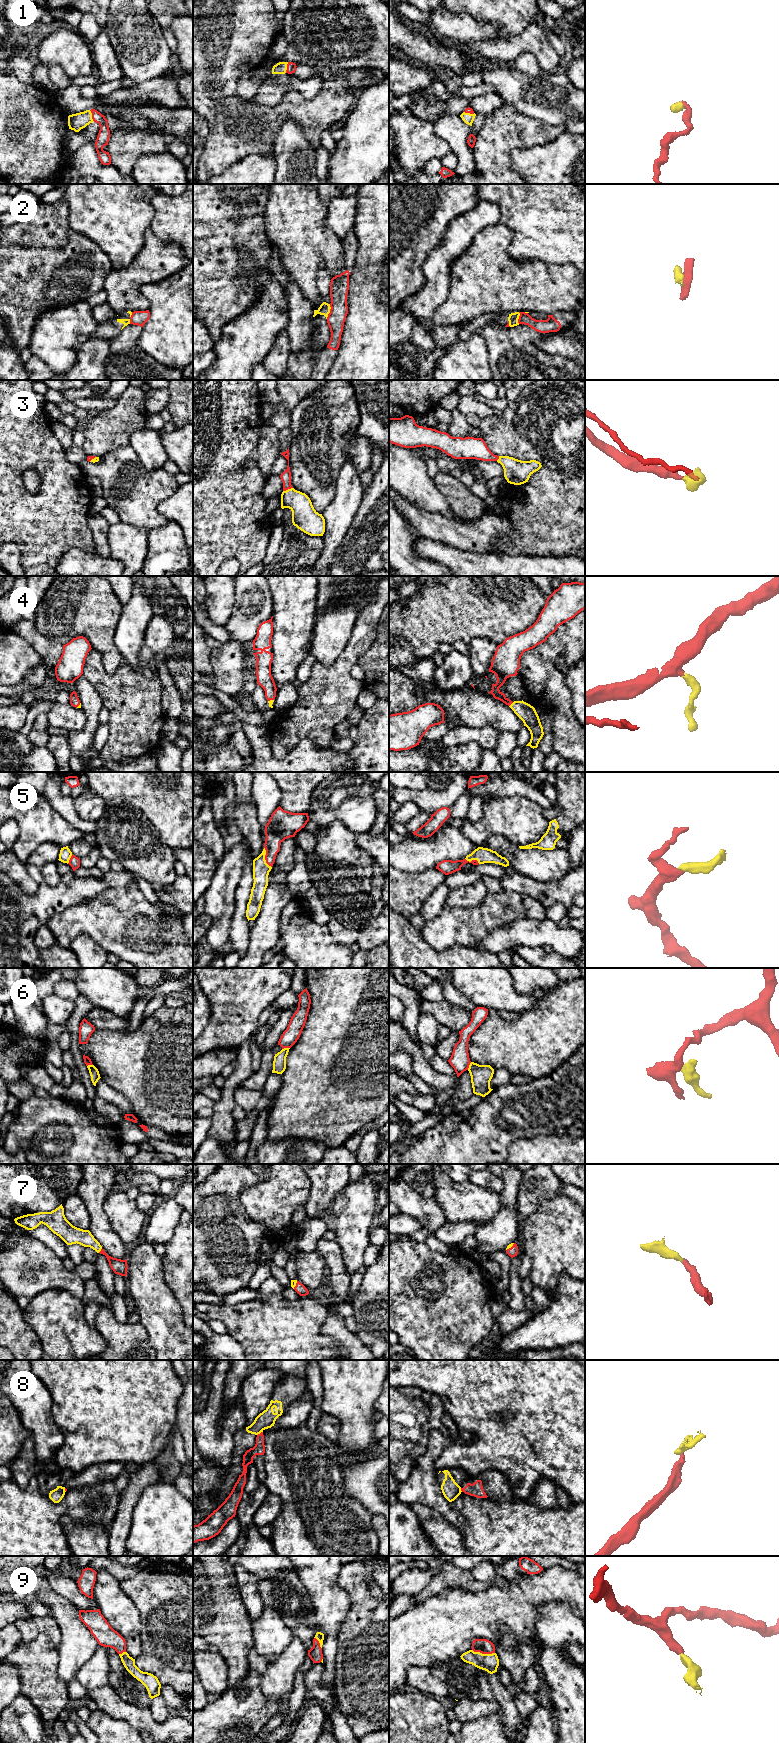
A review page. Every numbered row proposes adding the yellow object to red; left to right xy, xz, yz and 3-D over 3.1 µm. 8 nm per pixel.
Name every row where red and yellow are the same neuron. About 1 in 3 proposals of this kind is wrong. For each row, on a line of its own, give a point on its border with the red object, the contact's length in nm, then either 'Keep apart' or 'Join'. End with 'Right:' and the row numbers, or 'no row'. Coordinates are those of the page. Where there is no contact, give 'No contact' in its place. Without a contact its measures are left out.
1: Touches red at xy (92, 116). Shared border 100 nm. Join
2: Touches red at xz (330, 311). Shared border 120 nm. Keep apart
3: Touches red at xz (287, 489). Shared border 90 nm. Join
4: Touches red at yz (511, 703). Shared border 50 nm. Join
5: Touches red at xz (265, 857). Shared border 180 nm. Join
6: Touches red at xz (285, 1047). Shared border 70 nm. Keep apart
7: Touches red at xy (101, 1250). Shared border 50 nm. Join
8: Touches red at xz (260, 1433). Shared border 60 nm. Keep apart
9: Touches red at yz (483, 1653). Shared border 190 nm. Join
Right: 1, 3, 4, 5, 7, 9

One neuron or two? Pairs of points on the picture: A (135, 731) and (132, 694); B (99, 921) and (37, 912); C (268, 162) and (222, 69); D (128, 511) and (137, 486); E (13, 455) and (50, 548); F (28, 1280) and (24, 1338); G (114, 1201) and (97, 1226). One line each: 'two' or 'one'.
A: one
B: two
C: two
D: one
E: one
F: two
G: two

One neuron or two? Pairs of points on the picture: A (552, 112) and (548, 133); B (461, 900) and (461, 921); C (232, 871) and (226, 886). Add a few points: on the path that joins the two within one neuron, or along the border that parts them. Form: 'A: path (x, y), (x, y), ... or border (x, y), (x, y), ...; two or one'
A: border (528, 116), (552, 124), (562, 124), (566, 130); two
B: border (483, 898), (476, 906), (452, 907), (446, 904); two
C: path (229, 875), (226, 882); one

